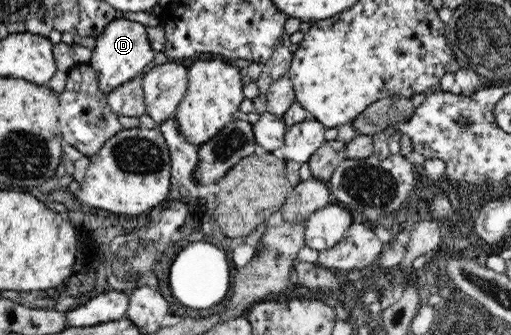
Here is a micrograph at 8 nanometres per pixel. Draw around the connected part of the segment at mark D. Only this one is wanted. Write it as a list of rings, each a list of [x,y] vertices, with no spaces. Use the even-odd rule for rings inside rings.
[[[121,17],[111,21],[96,37],[96,44],[92,49],[89,63],[96,71],[99,88],[107,95],[134,77],[141,77],[143,69],[155,59],[155,53],[156,51],[151,48],[149,38],[147,38],[146,25]]]

